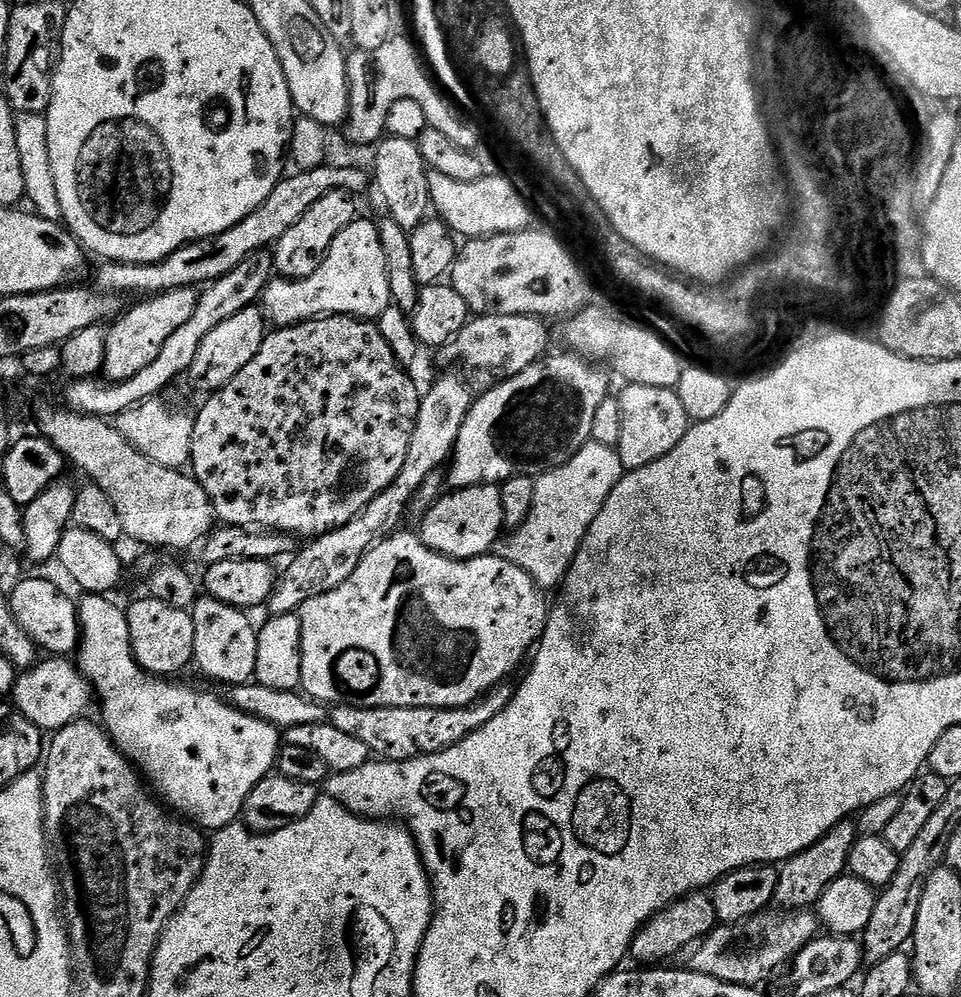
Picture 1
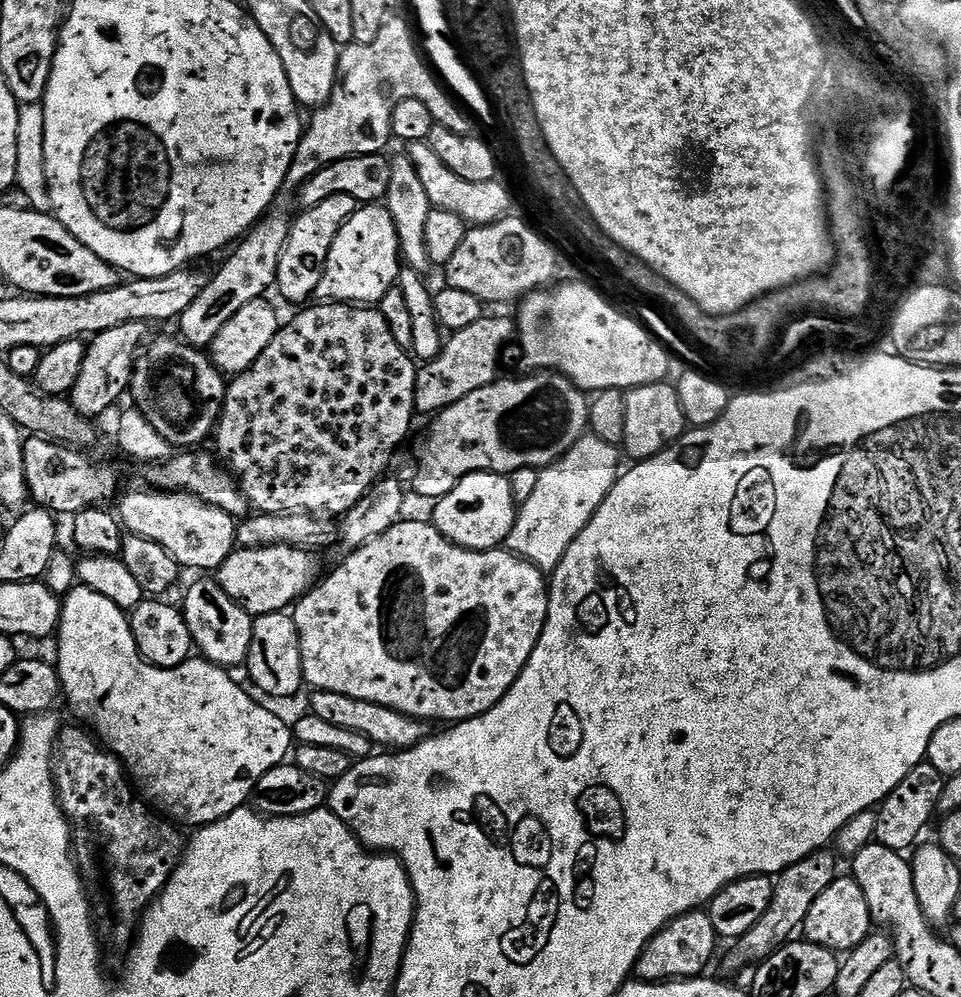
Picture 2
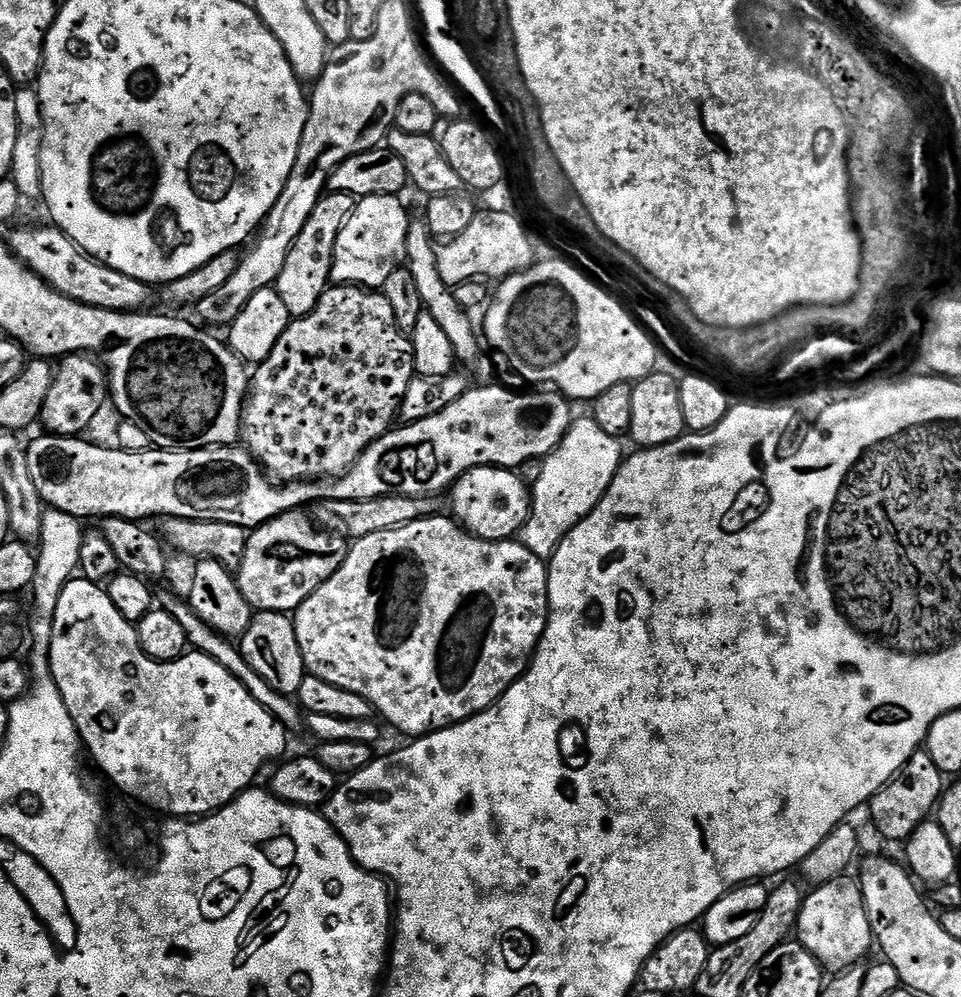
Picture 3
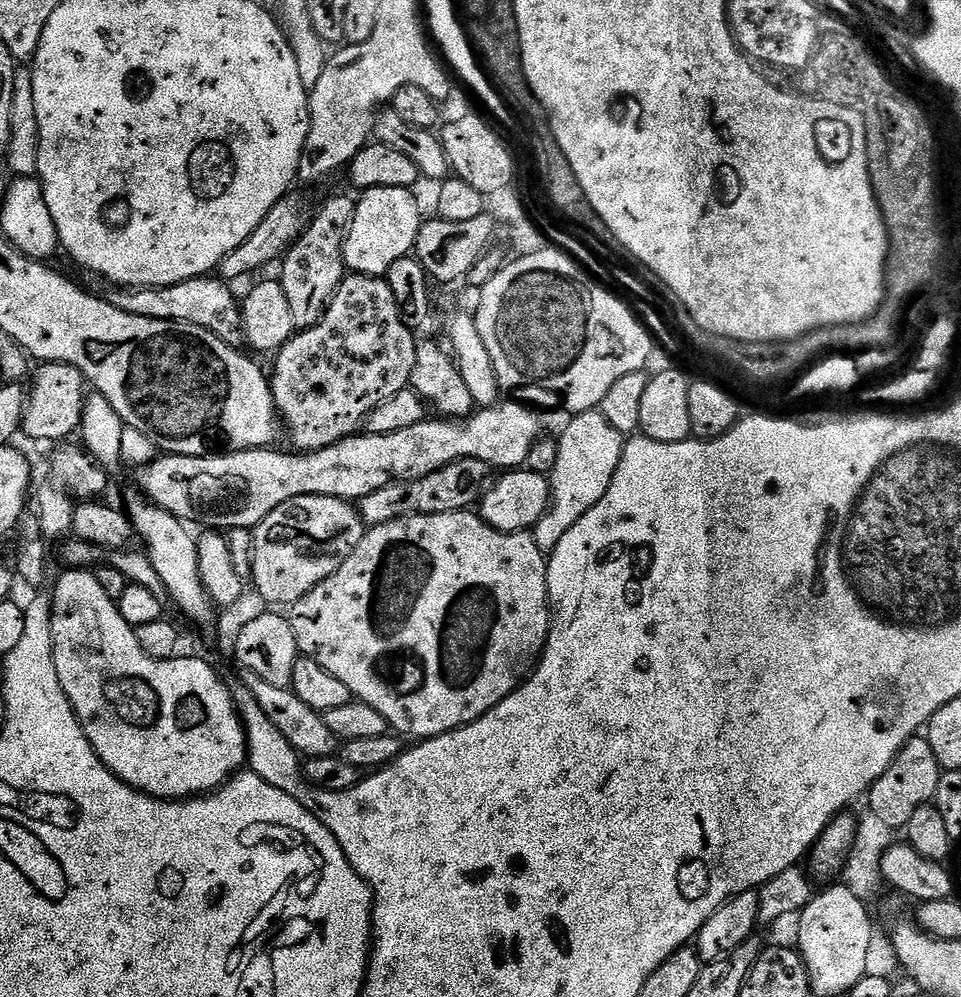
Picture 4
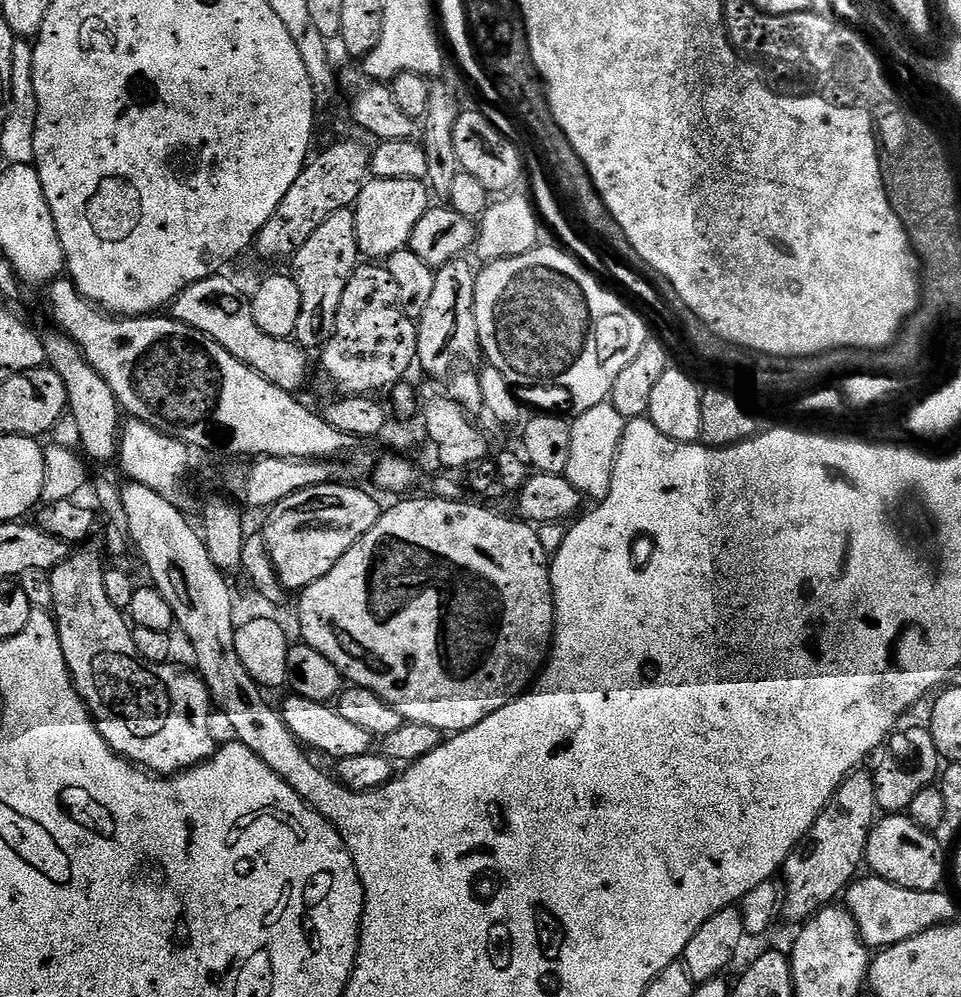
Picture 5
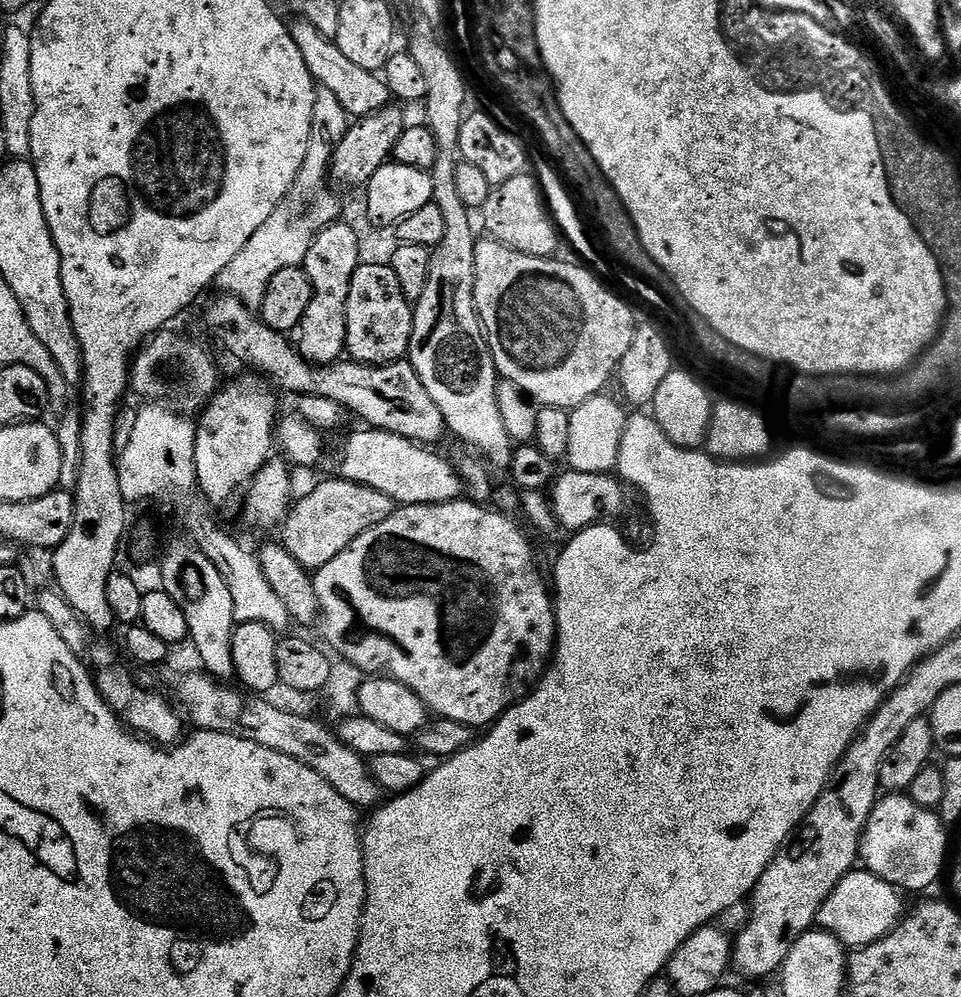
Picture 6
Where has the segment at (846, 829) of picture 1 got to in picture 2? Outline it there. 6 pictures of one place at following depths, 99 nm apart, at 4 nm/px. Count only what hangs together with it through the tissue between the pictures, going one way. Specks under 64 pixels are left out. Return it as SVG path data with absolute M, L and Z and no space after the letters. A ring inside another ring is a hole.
M821 850L802 858L802 862L790 866L775 877L770 906L766 906L766 914L762 914L762 918L758 918L756 925L731 945L732 953L724 960L725 970L736 972L747 964L759 965L767 960L781 944L789 943L794 934L803 929L806 914L810 914L810 906L814 906L814 901L822 895L822 890L826 890L826 886L830 886L838 879L836 860L838 861L838 856L835 851Z

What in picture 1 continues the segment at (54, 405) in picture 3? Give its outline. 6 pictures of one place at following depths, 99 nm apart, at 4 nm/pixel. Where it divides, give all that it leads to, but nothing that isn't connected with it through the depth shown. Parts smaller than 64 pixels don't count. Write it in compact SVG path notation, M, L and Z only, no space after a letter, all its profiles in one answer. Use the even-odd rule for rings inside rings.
M179 288L149 297L133 308L131 305L107 329L103 379L117 384L134 378L134 374L139 374L141 370L146 370L146 366L150 366L150 362L154 362L154 358L162 354L162 346L166 346L170 334L174 334L178 326L186 326L186 321L193 316L199 301L200 292L196 288Z

